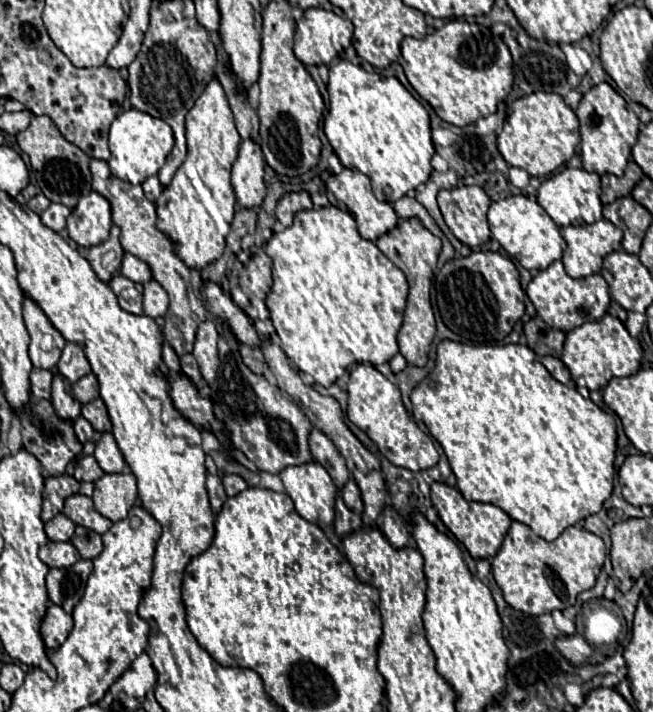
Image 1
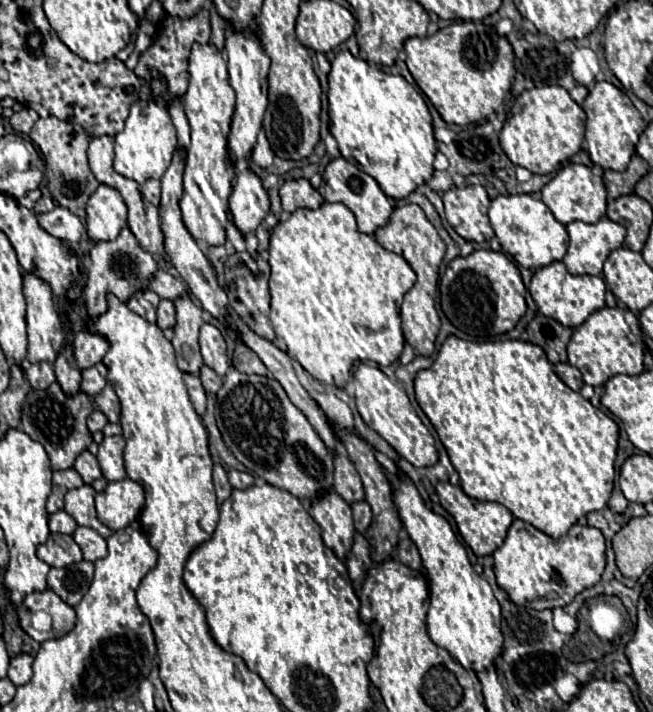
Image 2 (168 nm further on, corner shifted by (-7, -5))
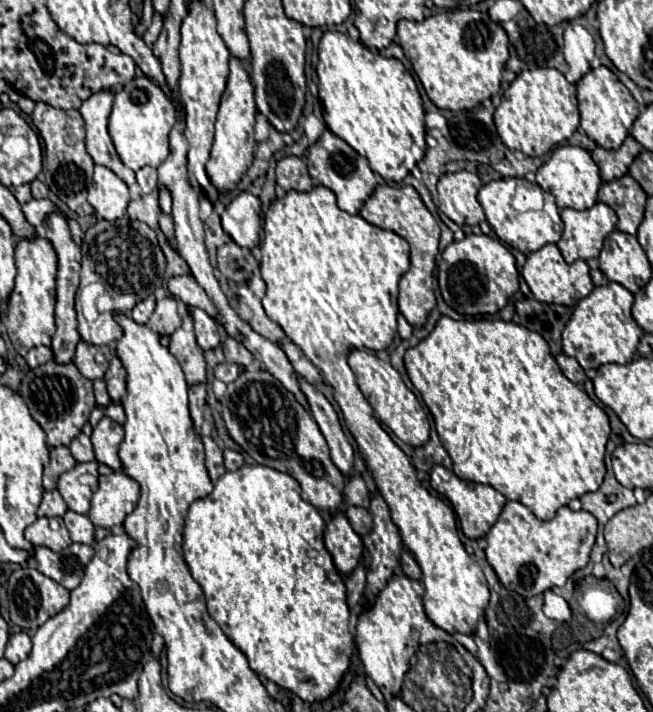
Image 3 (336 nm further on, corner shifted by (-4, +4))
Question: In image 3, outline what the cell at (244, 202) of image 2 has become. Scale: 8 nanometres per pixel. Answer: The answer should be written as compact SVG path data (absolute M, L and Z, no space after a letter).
M243 191L235 197L220 216L223 231L243 249L253 249L259 243L261 231L261 201Z

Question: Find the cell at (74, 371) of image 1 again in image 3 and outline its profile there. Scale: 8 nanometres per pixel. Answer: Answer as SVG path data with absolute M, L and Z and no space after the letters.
M129 217L115 221L99 219L85 231L81 245L81 285L77 289L77 321L81 339L91 345L111 345L123 331L113 319L113 313L129 315L129 311L163 283L165 255L157 243L155 231Z

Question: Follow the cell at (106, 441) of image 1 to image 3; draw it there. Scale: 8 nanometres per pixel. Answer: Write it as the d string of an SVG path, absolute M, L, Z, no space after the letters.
M103 417L95 427L93 427L93 449L95 449L95 459L99 463L109 465L113 471L121 471L121 459L117 455L119 445L123 441L123 427L115 423L109 417Z

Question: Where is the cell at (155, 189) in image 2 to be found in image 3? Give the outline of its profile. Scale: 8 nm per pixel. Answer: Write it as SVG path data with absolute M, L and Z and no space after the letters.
M153 167L139 169L137 171L137 183L139 183L143 193L151 193L159 185L159 181L157 181L157 169L153 169Z

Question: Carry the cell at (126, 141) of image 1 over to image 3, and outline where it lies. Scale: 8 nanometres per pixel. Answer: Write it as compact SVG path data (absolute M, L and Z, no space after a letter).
M141 75L129 81L117 95L109 115L109 135L125 167L137 171L145 165L159 167L169 155L169 133L177 121L177 111L171 99L153 83L153 79Z

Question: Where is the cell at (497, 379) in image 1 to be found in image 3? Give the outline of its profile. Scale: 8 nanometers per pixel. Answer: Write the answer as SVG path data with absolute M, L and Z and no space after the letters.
M441 315L435 329L421 339L415 347L407 349L405 353L405 367L407 367L407 375L413 383L413 387L421 393L425 405L429 407L433 419L435 419L435 429L441 437L443 447L447 449L451 461L453 461L453 473L459 479L467 479L467 481L475 481L475 483L487 483L491 487L495 487L499 493L503 493L507 499L511 501L521 501L523 505L527 505L535 517L539 519L551 519L559 507L567 505L571 499L581 497L583 493L589 491L597 491L599 485L603 483L605 477L605 445L609 439L609 419L605 415L605 411L591 401L591 397L579 389L575 383L571 383L561 369L557 367L547 341L537 333L537 331L529 331L523 325L517 323L507 323L503 319L475 319L475 321L467 321L467 319L451 319Z

